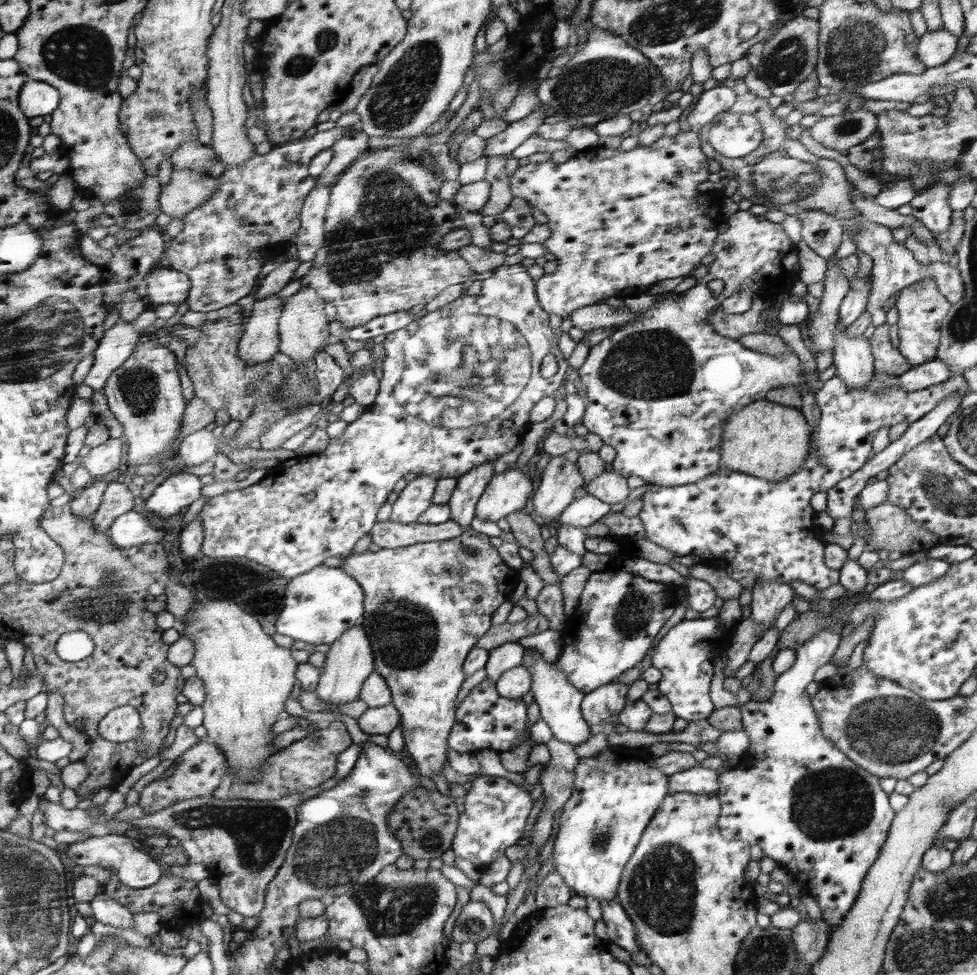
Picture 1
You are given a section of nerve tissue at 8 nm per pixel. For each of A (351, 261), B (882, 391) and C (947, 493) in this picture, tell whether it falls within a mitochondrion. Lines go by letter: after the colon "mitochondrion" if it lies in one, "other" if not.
A: mitochondrion
B: mitochondrion
C: mitochondrion

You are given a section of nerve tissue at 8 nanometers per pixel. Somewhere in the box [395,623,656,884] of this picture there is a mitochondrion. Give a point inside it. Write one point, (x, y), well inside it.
(600, 837)

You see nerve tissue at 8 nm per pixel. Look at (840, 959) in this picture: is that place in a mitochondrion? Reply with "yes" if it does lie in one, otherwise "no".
no

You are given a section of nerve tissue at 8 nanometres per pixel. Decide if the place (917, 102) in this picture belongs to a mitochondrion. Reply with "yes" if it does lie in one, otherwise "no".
no

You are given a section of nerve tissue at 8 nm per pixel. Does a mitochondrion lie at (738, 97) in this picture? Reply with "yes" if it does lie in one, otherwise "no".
no

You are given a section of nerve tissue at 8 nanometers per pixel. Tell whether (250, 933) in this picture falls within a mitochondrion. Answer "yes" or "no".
no

